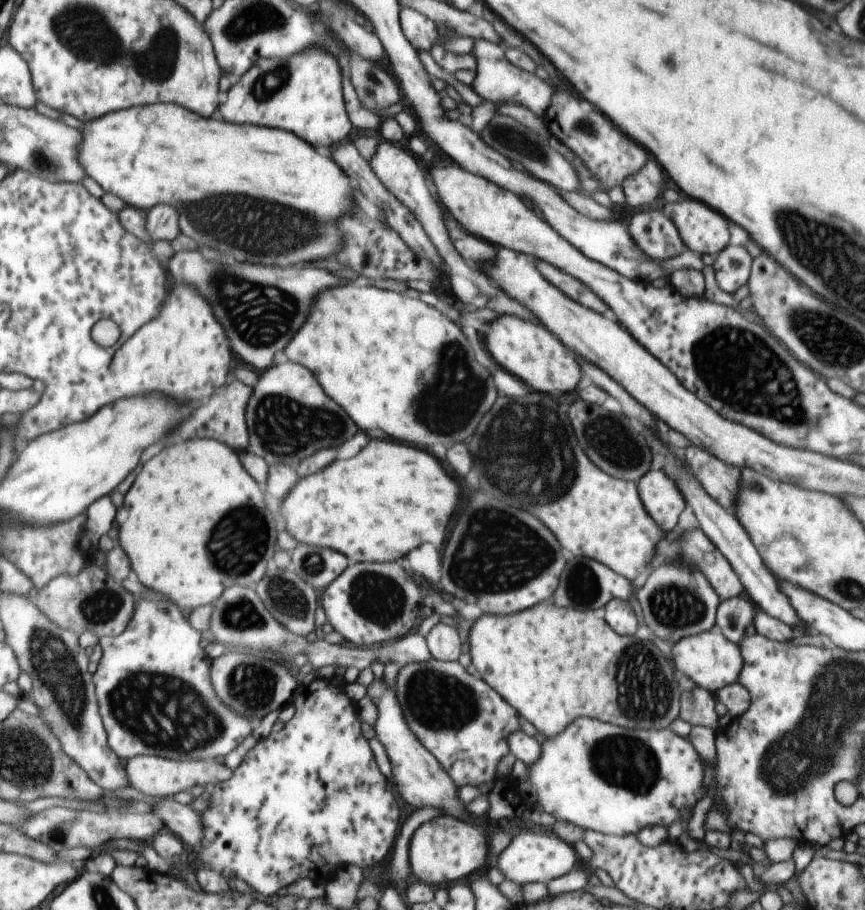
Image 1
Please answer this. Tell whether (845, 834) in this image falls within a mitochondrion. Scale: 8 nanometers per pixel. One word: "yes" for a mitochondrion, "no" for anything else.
no

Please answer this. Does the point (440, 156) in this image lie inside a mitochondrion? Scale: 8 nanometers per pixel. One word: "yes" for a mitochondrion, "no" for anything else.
no

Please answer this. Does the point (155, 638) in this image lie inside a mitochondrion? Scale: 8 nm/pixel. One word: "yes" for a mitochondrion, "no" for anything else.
no

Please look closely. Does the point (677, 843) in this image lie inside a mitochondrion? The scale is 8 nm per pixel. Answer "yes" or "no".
no

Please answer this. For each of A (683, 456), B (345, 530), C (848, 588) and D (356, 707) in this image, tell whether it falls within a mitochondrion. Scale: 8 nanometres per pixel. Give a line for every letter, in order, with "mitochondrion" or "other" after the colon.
A: other
B: other
C: mitochondrion
D: other

